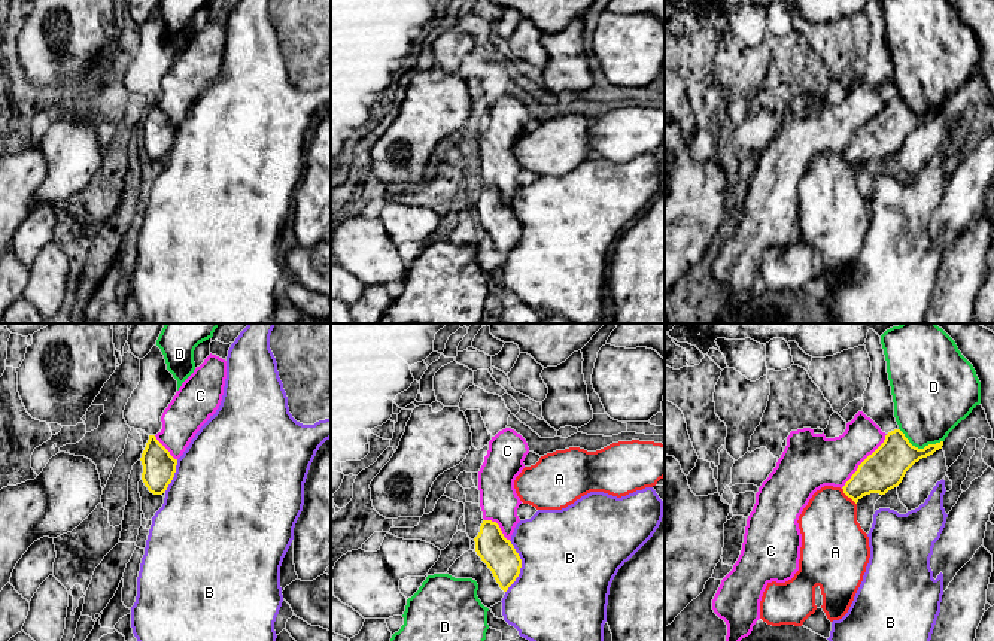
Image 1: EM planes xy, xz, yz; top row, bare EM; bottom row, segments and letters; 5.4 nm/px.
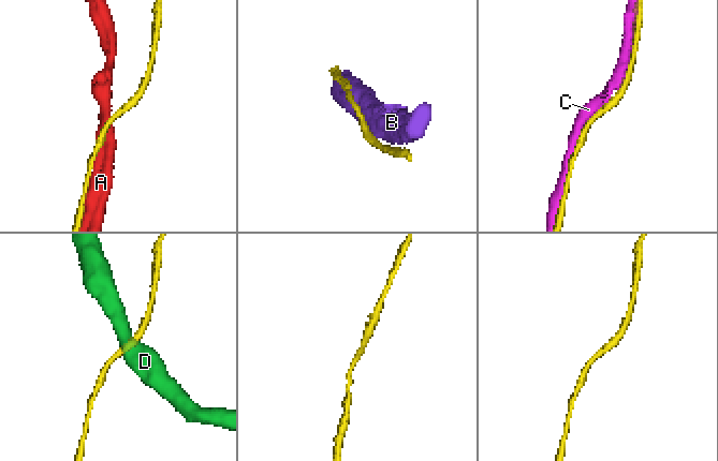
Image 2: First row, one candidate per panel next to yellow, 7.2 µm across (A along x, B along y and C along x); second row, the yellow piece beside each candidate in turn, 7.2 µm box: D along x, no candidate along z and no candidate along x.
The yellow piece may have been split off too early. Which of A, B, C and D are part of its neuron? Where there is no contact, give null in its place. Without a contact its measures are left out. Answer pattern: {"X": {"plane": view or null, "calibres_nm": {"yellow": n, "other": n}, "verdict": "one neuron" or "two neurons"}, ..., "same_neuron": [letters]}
{"A": {"plane": "yz", "calibres_nm": {"yellow": 220, "other": 340}, "verdict": "two neurons"}, "B": {"plane": "xz", "calibres_nm": {"yellow": 180, "other": 500}, "verdict": "two neurons"}, "C": {"plane": "yz", "calibres_nm": {"yellow": 220, "other": 280}, "verdict": "one neuron"}, "D": {"plane": "yz", "calibres_nm": {"yellow": 220, "other": 380}, "verdict": "two neurons"}, "same_neuron": ["C"]}

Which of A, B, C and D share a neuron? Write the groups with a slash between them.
A / B / C / D

